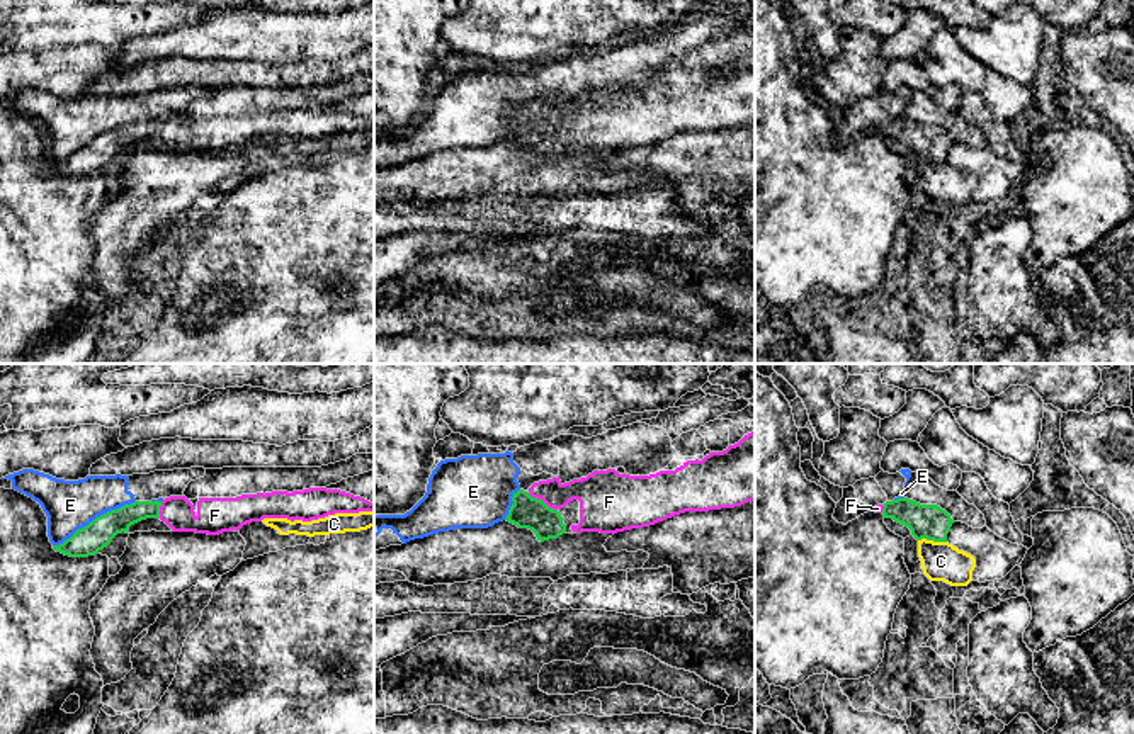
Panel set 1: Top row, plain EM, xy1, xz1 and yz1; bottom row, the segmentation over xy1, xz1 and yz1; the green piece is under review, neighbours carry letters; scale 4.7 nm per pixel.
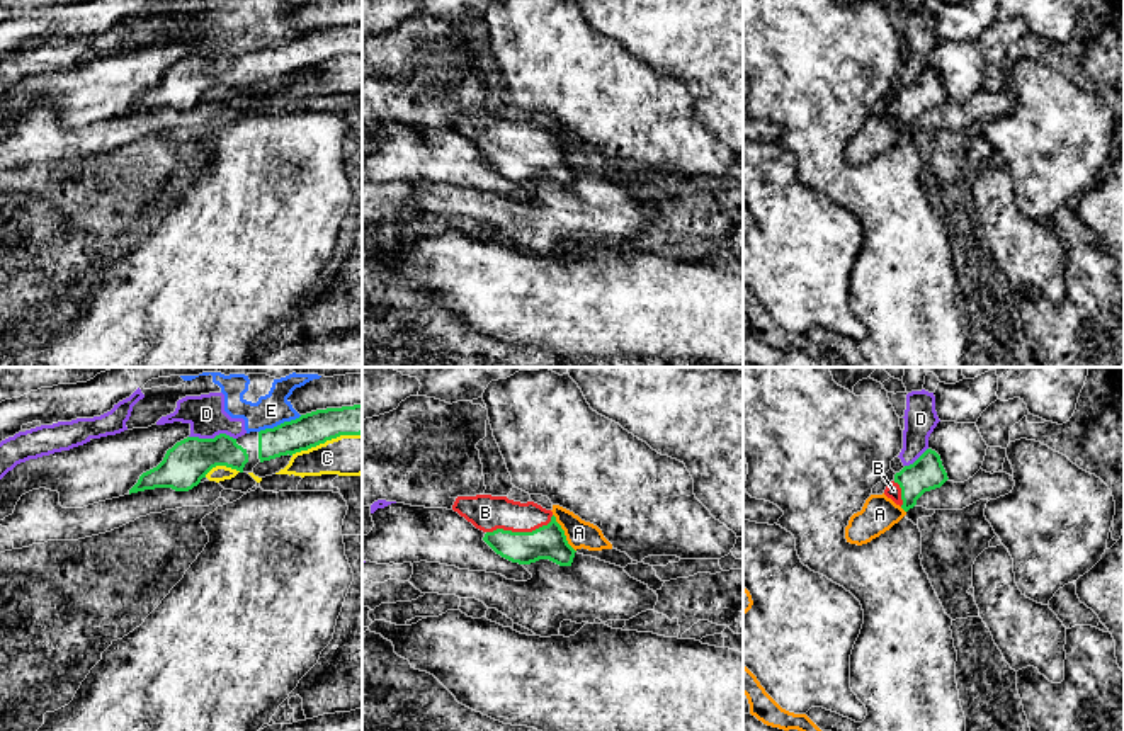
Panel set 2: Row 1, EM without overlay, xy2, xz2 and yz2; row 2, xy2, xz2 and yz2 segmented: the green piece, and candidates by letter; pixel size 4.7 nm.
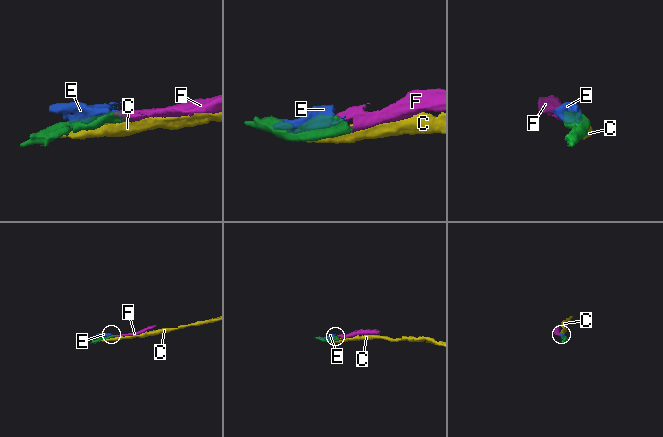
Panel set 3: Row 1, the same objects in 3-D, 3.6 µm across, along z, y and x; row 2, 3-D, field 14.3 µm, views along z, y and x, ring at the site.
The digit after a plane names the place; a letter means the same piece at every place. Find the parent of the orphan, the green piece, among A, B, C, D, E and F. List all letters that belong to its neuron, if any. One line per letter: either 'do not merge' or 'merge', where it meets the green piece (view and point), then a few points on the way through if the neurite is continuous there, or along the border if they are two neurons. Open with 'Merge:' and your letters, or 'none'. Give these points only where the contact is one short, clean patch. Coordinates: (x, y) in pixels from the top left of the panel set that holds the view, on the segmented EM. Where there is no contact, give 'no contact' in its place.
Merge: B, F
A: do not merge; meets green in xz2 at (563, 532); border along xz2 (553, 514), (567, 543), (575, 551)
B: merge; meets green in xz2 at (521, 532); runs through xz2 (550, 543), (531, 532), (521, 532), (500, 517), (485, 512)
C: do not merge; meets green in xy2 at (325, 441)
D: do not merge; meets green in xy2 at (215, 437)
E: do not merge; meets green in xy1 at (96, 519)
F: merge; meets green in xz1 at (541, 500); runs through xz1 (527, 512), (541, 500), (568, 491), (592, 491)

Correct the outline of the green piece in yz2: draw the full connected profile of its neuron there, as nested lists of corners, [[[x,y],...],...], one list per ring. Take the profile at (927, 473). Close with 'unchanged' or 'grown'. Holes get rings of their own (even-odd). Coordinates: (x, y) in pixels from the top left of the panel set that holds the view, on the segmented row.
[[[927,449],[913,464],[894,474],[884,495],[908,512],[925,491],[940,488],[947,479],[940,456]]]; grown

